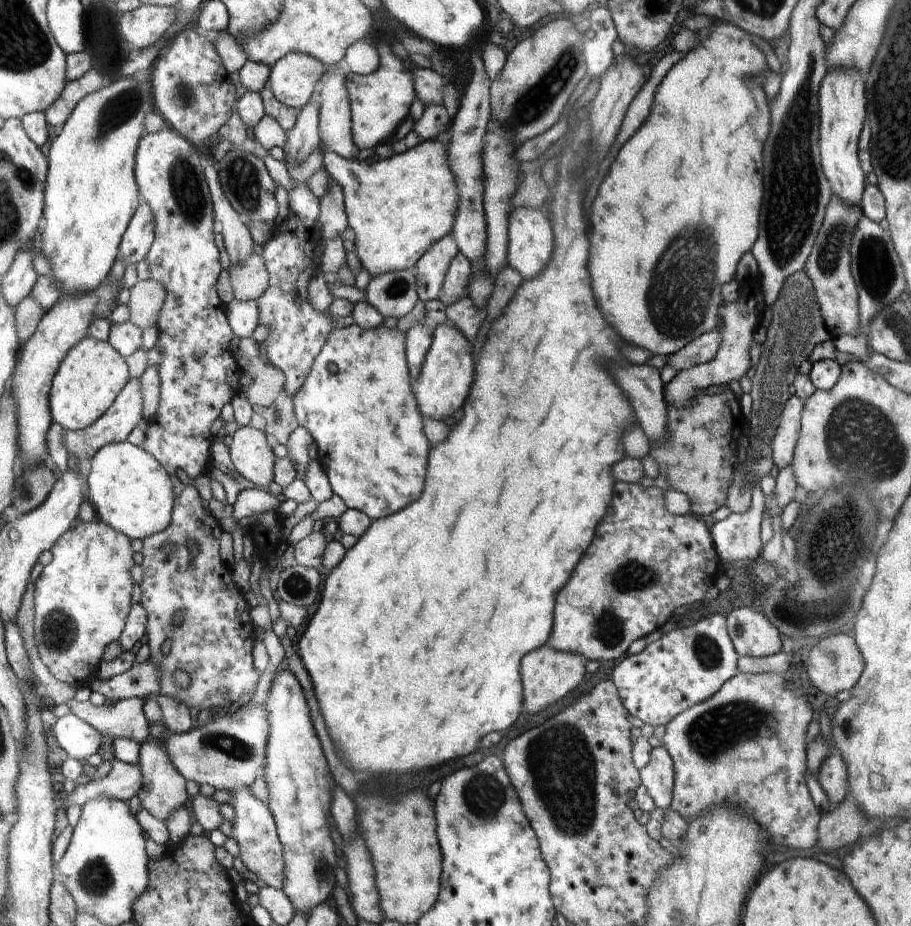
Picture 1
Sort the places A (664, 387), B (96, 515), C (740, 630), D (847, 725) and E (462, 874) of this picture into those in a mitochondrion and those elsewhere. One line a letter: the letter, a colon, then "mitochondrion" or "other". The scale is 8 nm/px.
A: other
B: other
C: mitochondrion
D: mitochondrion
E: other

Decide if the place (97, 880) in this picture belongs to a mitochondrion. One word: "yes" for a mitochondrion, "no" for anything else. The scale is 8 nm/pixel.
yes

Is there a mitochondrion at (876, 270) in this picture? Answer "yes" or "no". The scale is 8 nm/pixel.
yes

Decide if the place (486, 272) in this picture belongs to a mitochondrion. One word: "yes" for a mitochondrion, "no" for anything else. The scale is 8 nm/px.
no

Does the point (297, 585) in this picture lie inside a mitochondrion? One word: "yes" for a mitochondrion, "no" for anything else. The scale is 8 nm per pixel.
yes

